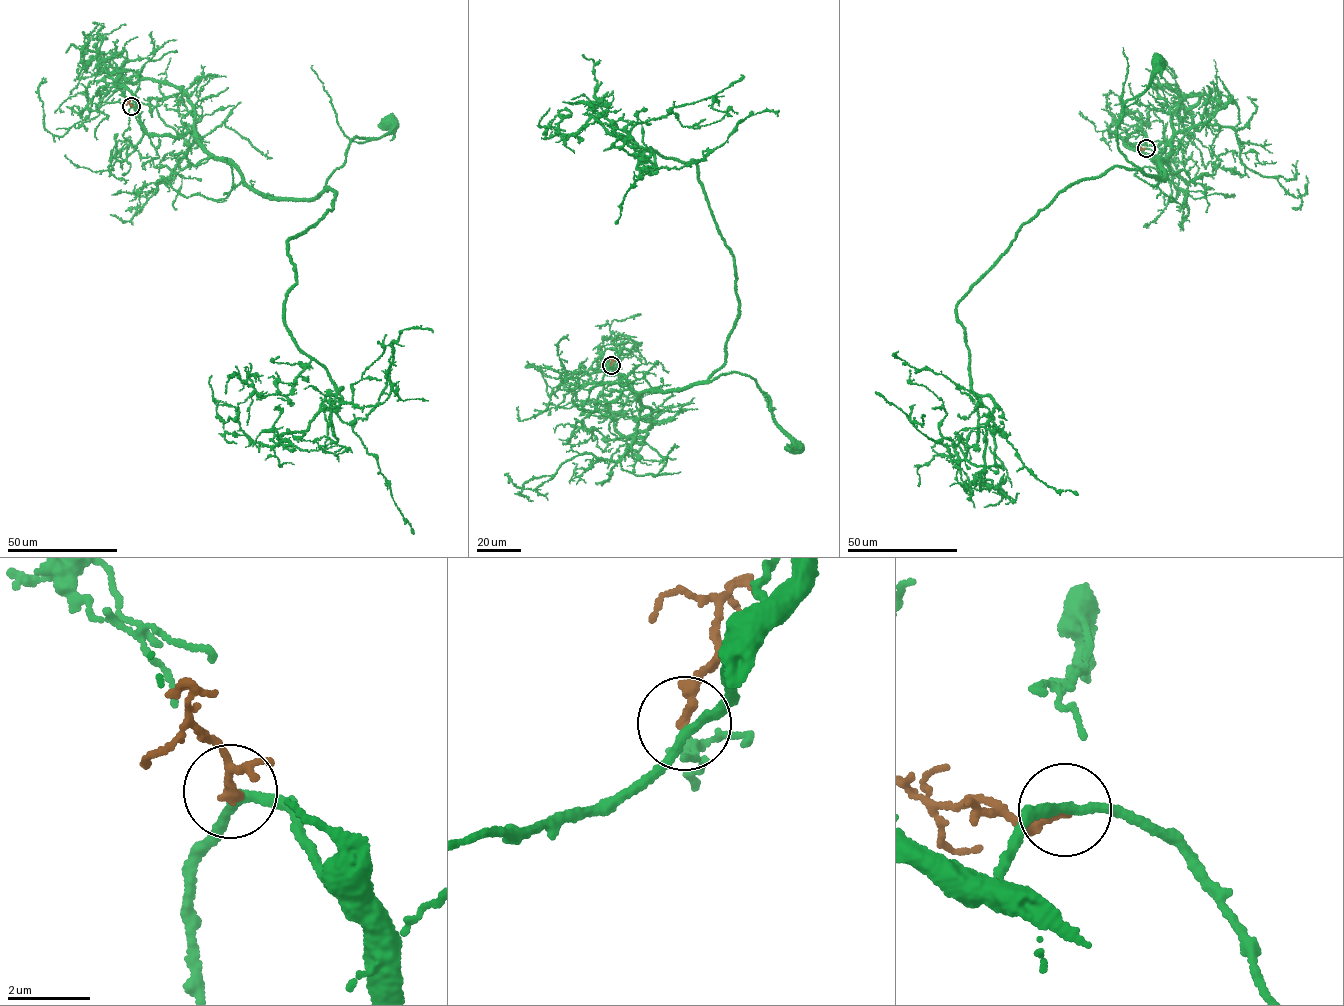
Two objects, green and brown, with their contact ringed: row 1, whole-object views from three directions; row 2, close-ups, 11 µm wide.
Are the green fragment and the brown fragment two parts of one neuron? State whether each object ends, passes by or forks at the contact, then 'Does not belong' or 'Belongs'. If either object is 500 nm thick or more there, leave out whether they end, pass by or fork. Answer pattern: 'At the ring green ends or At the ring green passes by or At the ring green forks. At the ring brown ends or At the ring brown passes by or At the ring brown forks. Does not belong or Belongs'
At the ring green passes by. At the ring brown ends. Does not belong

